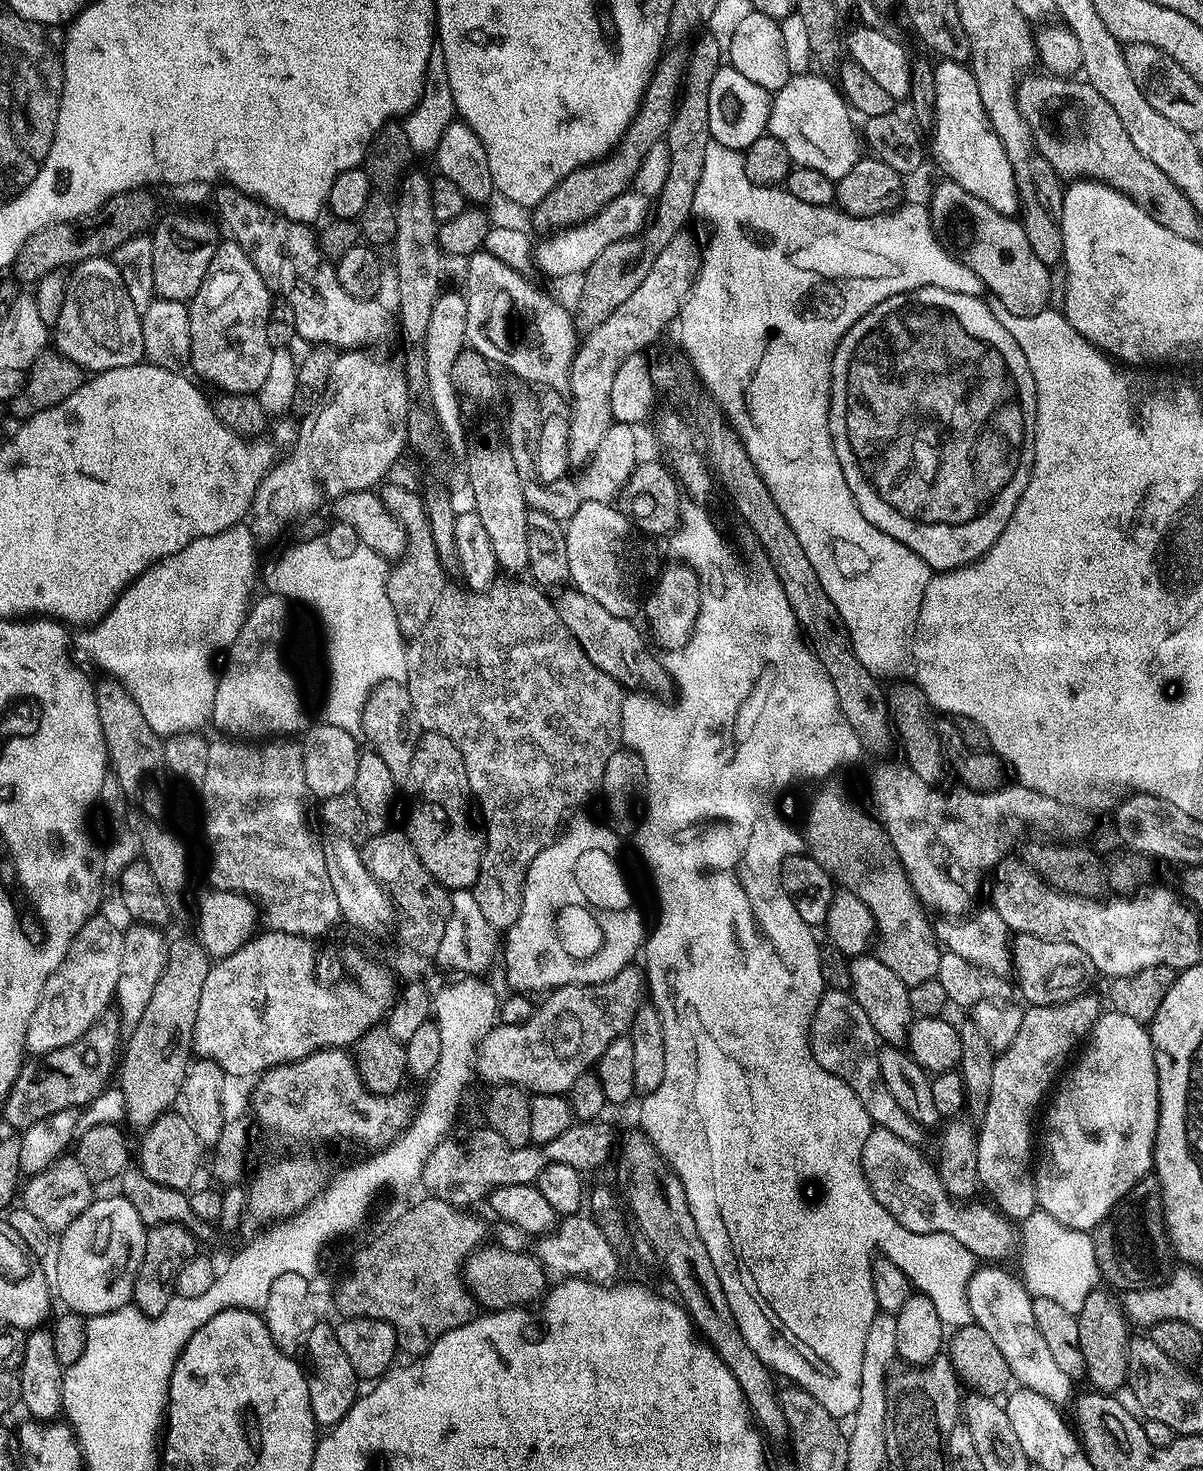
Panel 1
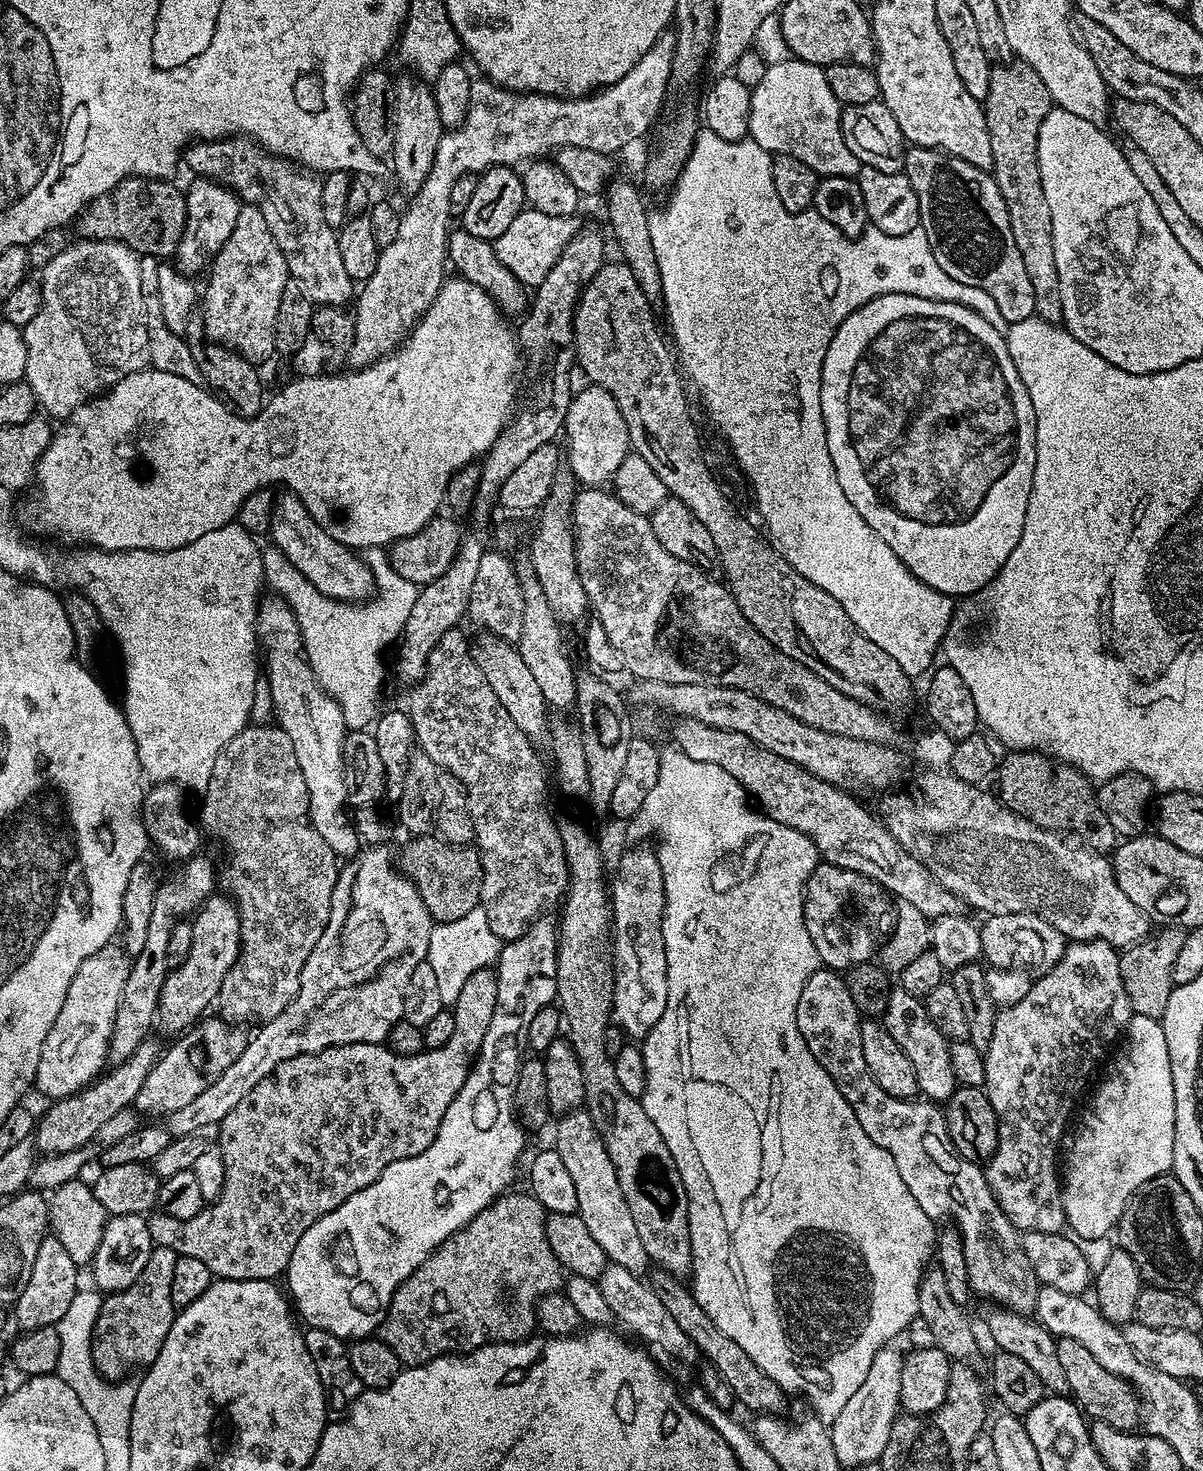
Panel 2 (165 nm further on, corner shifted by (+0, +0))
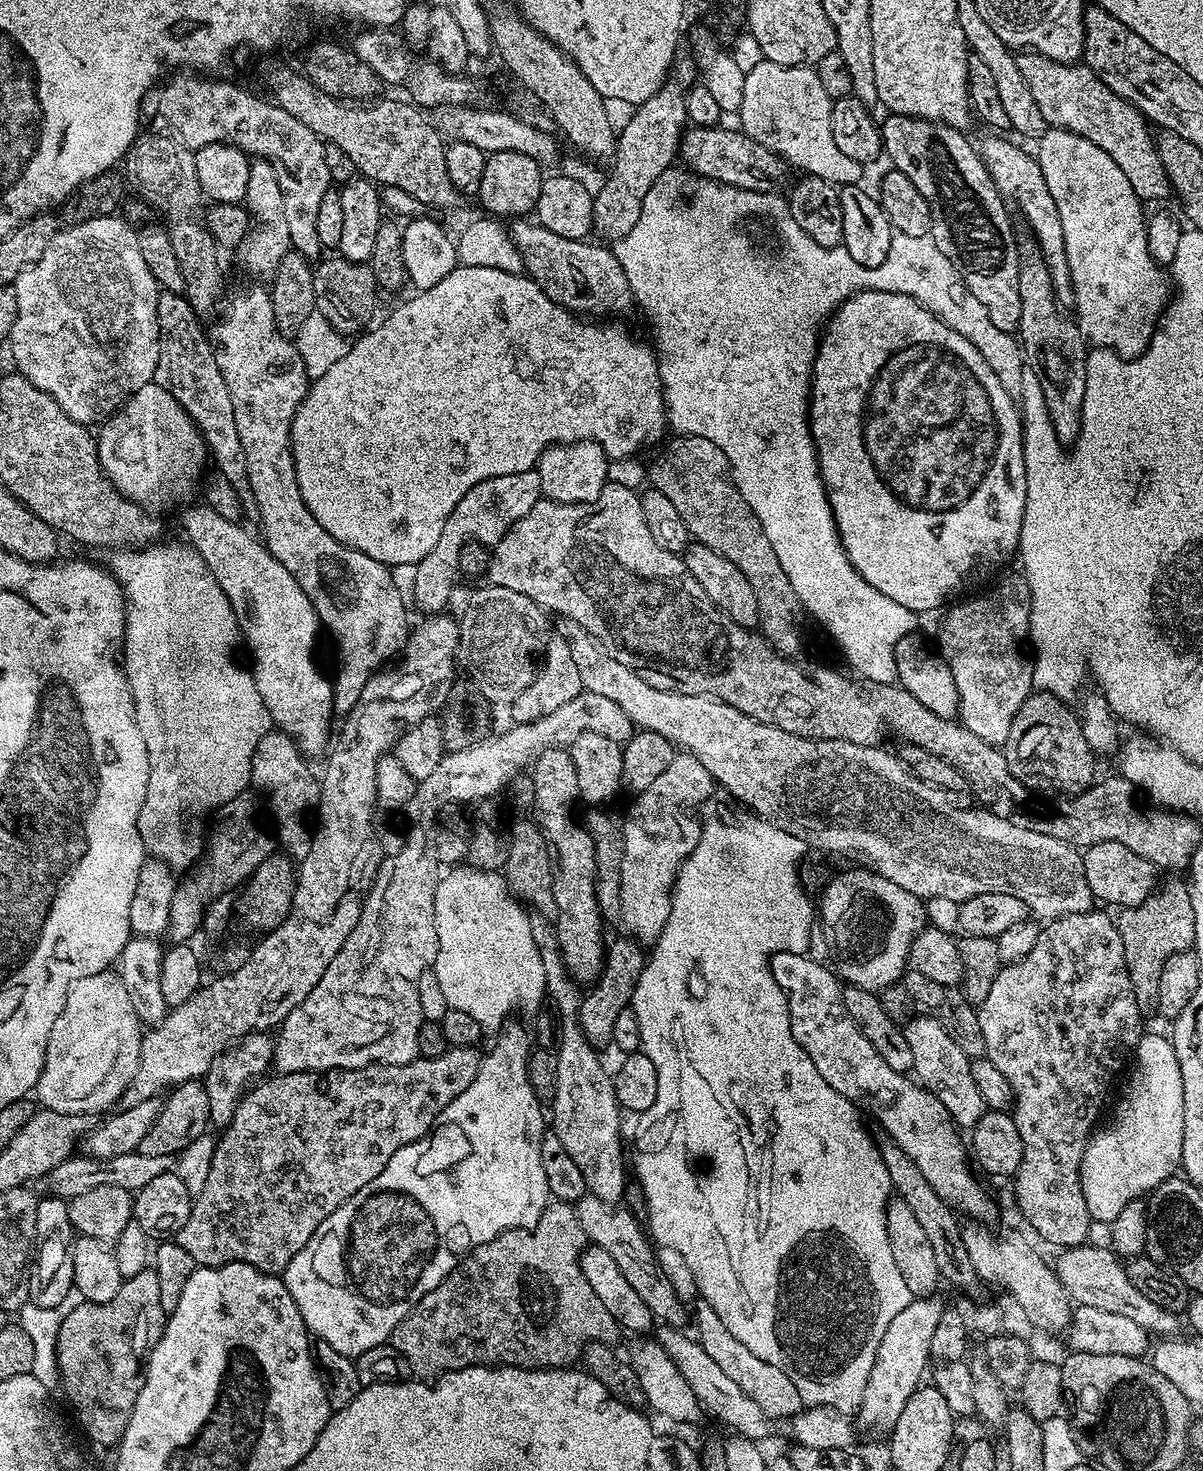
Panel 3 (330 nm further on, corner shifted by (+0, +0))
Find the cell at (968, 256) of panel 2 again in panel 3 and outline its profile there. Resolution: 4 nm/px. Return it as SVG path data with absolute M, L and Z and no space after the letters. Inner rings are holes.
M885 115L884 125L879 125L878 136L882 141L882 152L892 159L891 167L895 171L906 174L914 186L918 186L918 194L926 198L932 215L932 241L954 262L954 270L962 274L970 294L986 306L986 314L990 314L990 322L998 326L998 330L1015 333L1020 327L1022 318L1022 294L1018 294L1018 274L1022 267L1022 255L1016 249L1016 236L1012 233L1012 220L1008 217L1009 205L994 186L986 166L982 162L975 143L964 137L965 133L958 128L951 128L937 120L927 120L921 116Z

